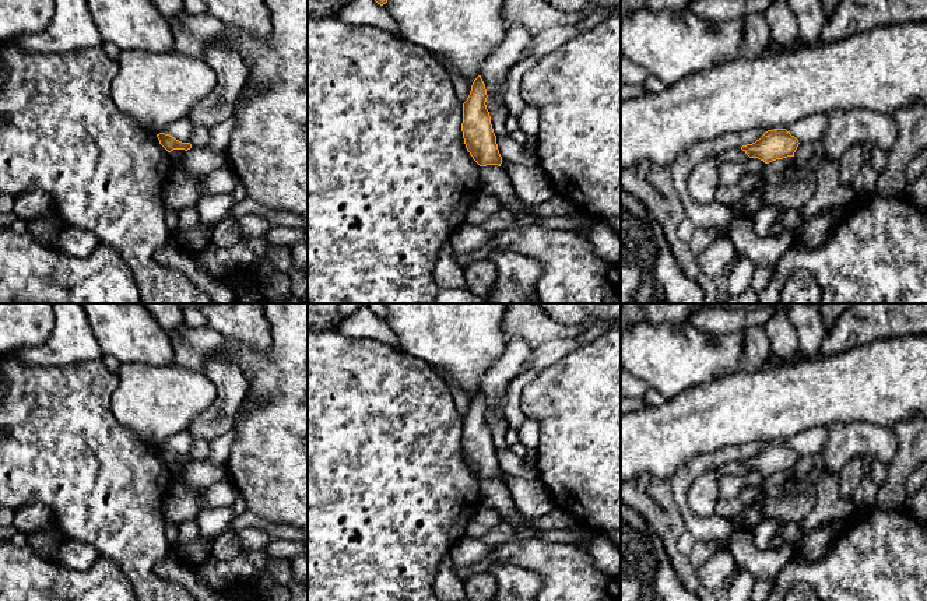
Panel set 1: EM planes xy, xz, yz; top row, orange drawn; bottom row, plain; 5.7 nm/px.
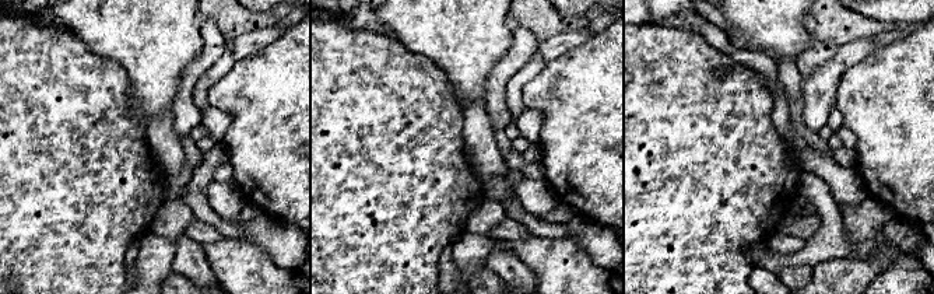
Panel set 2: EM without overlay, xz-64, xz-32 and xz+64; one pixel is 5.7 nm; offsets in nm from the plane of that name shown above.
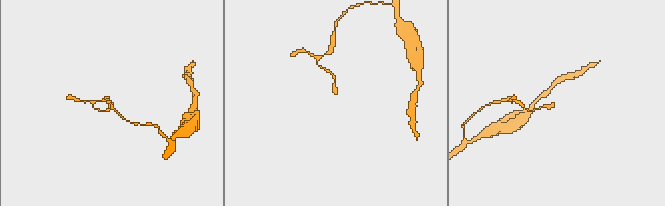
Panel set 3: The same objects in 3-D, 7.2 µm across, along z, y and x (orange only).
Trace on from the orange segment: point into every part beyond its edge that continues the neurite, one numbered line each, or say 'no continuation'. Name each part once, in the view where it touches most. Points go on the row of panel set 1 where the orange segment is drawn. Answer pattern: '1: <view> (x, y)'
no continuation

